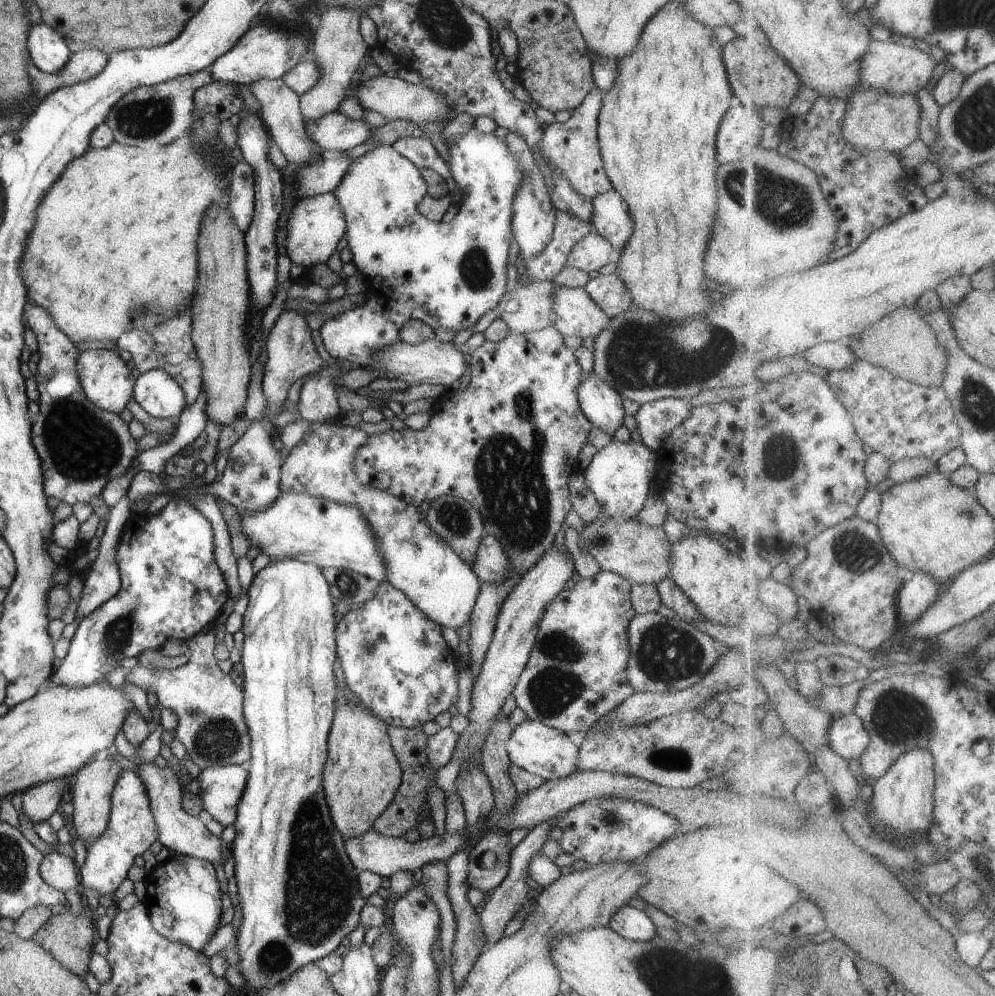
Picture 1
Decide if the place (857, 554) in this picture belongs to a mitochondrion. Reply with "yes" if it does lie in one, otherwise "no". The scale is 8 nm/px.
yes

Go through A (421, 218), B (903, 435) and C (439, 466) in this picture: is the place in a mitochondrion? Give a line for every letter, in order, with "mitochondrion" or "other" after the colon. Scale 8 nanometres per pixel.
A: other
B: other
C: other

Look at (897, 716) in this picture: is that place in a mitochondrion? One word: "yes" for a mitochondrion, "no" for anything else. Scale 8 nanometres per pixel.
yes

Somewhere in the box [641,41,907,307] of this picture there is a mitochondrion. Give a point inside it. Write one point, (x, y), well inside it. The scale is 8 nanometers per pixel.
(767, 192)

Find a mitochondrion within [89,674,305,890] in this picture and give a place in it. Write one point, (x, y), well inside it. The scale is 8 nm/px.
(216, 738)

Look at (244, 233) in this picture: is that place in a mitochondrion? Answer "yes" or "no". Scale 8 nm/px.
no

